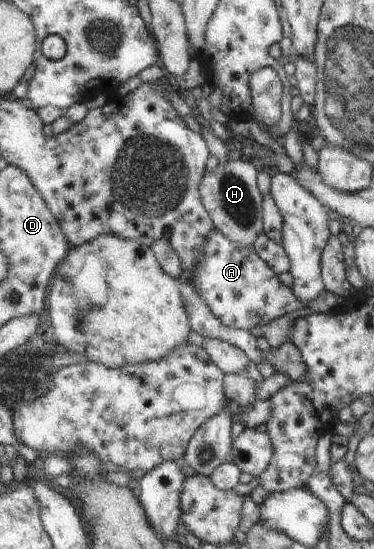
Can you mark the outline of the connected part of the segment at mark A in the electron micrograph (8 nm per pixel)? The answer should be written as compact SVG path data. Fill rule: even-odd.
M217 229L206 237L204 243L201 246L206 257L192 270L192 280L213 313L229 327L244 330L263 327L287 313L310 307L315 313L329 314L348 297L325 291L310 302L301 301L291 287L285 287L279 281L277 272L261 259L255 249L237 246Z

